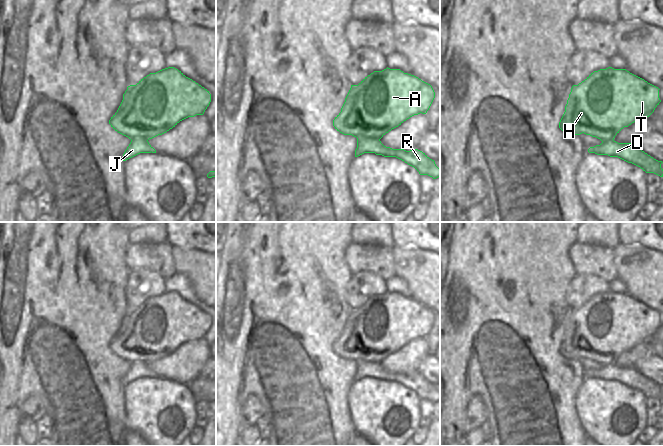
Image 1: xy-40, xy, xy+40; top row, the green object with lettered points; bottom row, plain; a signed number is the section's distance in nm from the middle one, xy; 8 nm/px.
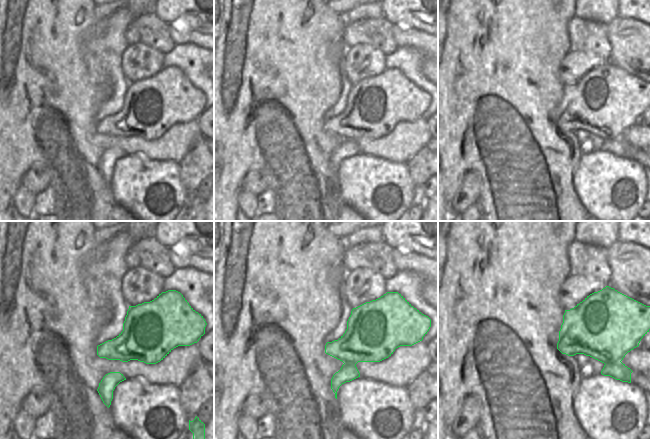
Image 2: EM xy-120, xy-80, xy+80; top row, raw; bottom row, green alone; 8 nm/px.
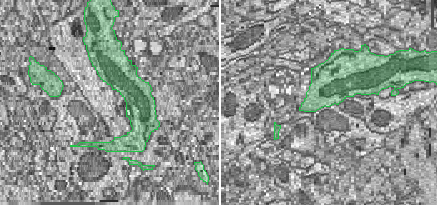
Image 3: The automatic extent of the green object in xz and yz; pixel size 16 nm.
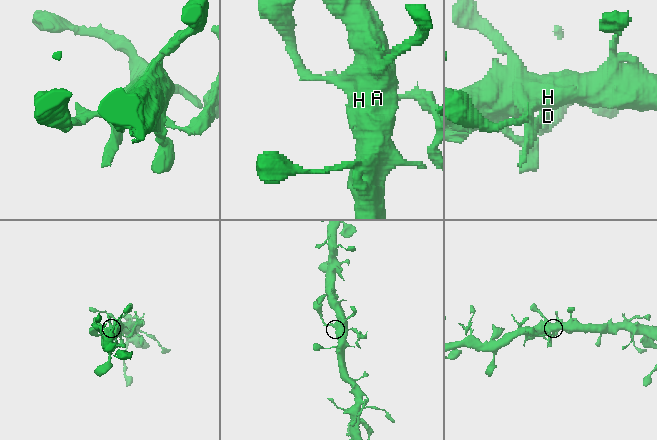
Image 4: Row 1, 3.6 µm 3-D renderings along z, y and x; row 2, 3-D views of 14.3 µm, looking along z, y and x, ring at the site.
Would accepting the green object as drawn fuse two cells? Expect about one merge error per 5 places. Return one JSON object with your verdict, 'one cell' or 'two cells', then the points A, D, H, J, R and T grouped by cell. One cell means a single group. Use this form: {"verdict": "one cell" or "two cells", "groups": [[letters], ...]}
{"verdict": "two cells", "groups": [["A", "H", "J", "T"], ["D", "R"]]}

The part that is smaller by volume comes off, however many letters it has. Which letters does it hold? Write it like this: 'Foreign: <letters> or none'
Foreign: D, R

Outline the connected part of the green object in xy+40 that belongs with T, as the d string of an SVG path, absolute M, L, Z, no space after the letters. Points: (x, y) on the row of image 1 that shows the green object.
M608 67L594 71L584 81L572 86L559 128L568 135L584 133L600 139L600 145L588 149L589 153L596 154L603 150L606 141L613 141L624 127L654 112L661 102L659 90L626 69Z

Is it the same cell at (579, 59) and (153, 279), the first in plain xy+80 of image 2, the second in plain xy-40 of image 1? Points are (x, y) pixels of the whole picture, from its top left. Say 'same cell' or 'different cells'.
same cell

